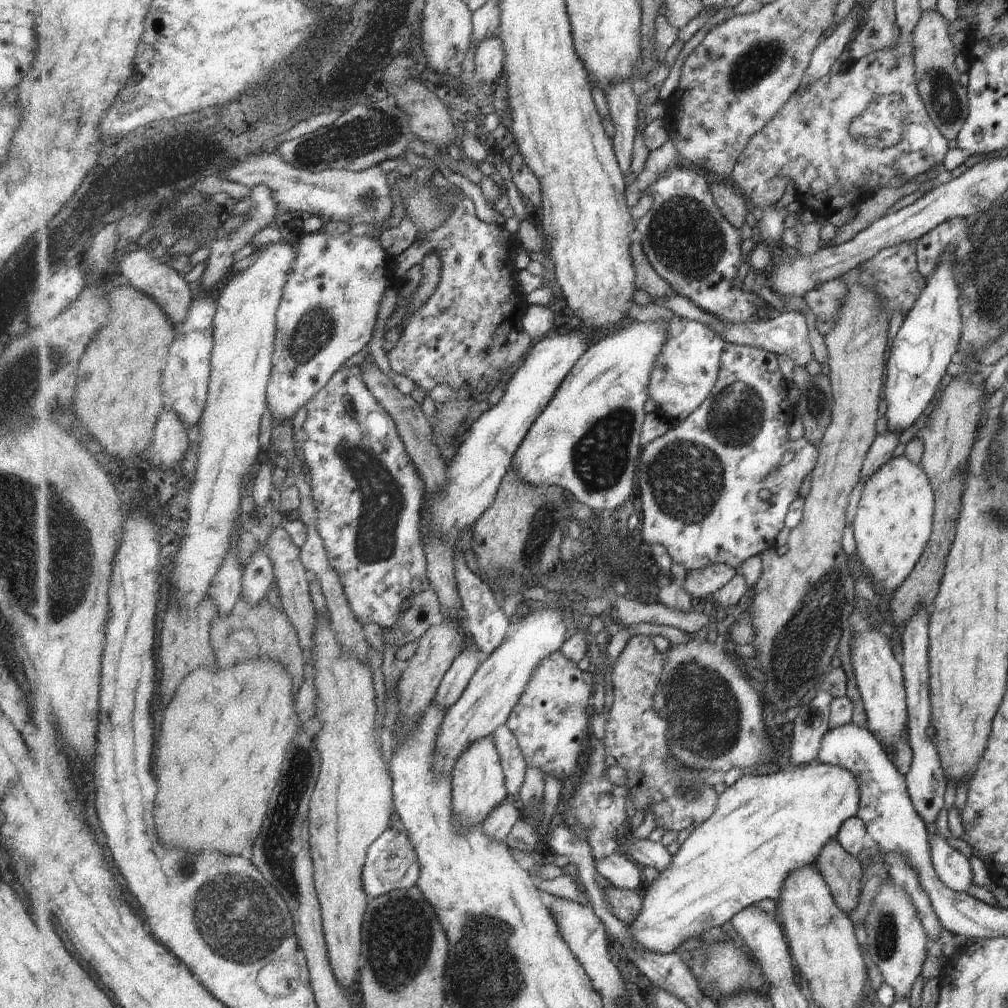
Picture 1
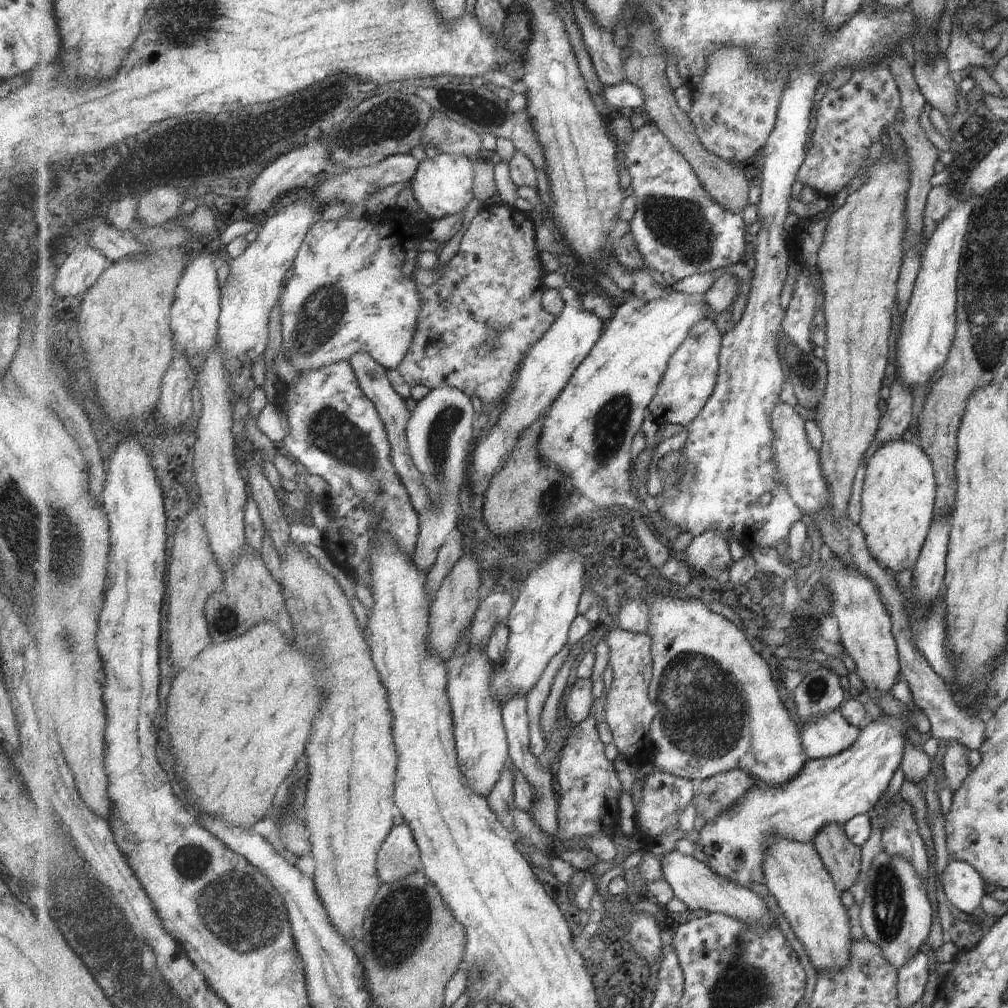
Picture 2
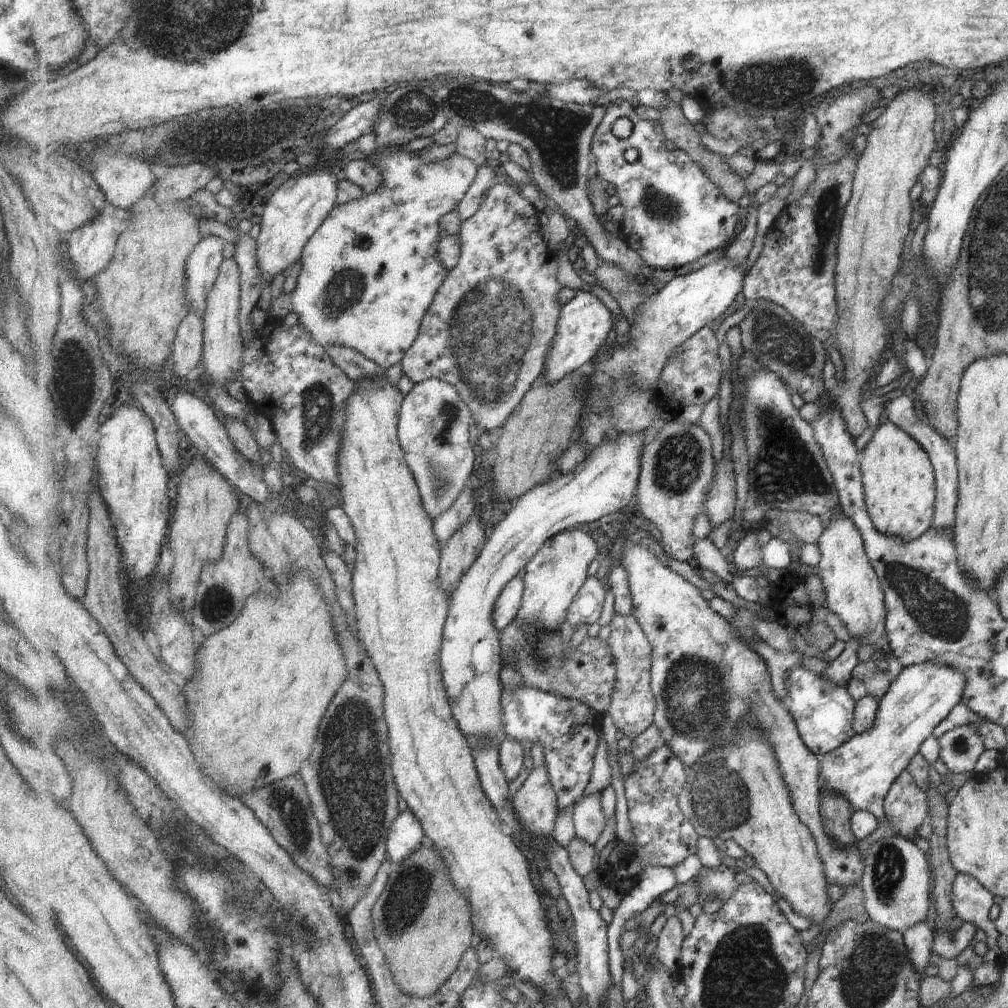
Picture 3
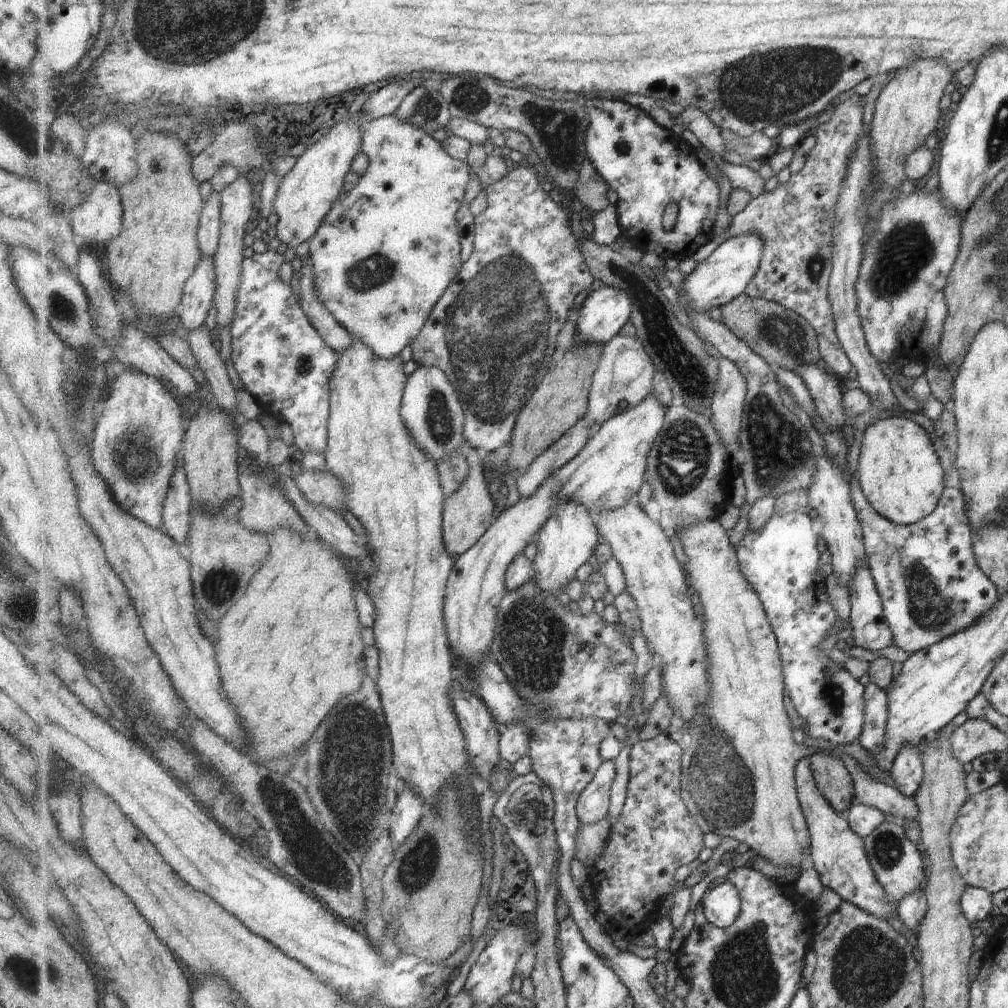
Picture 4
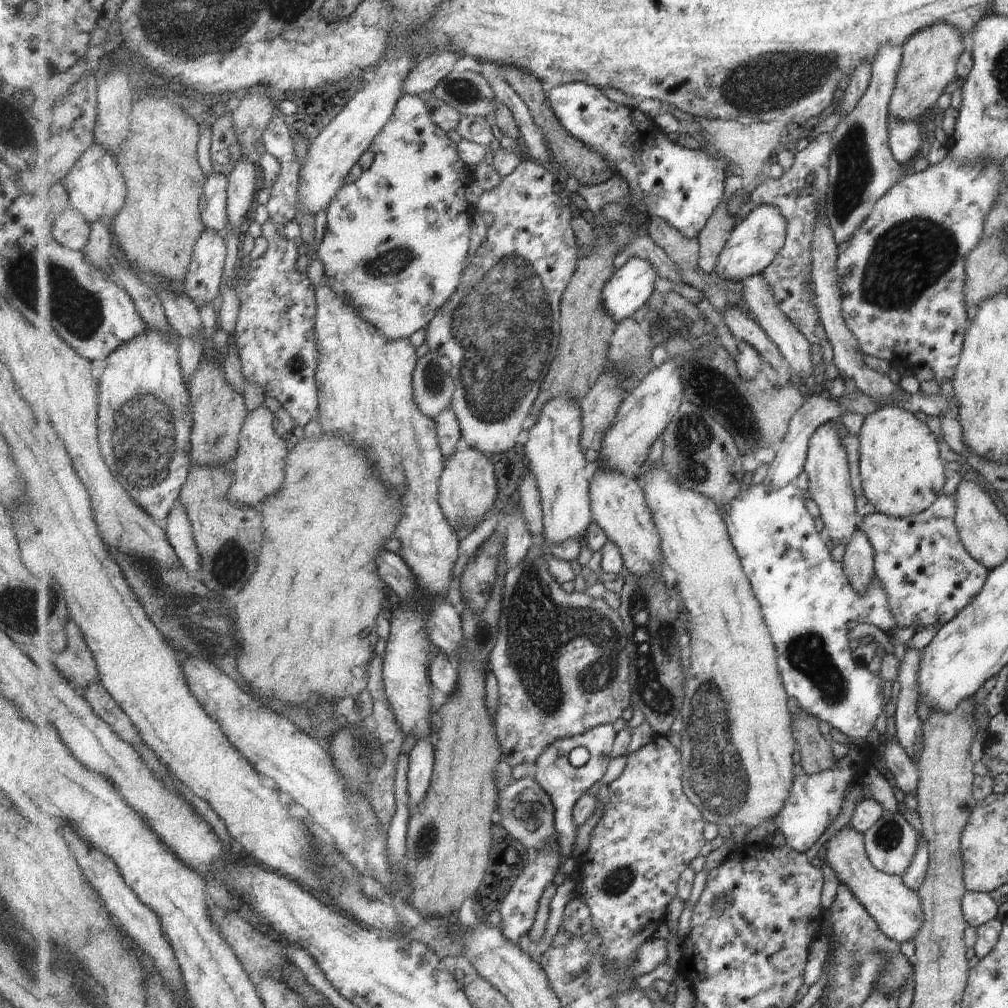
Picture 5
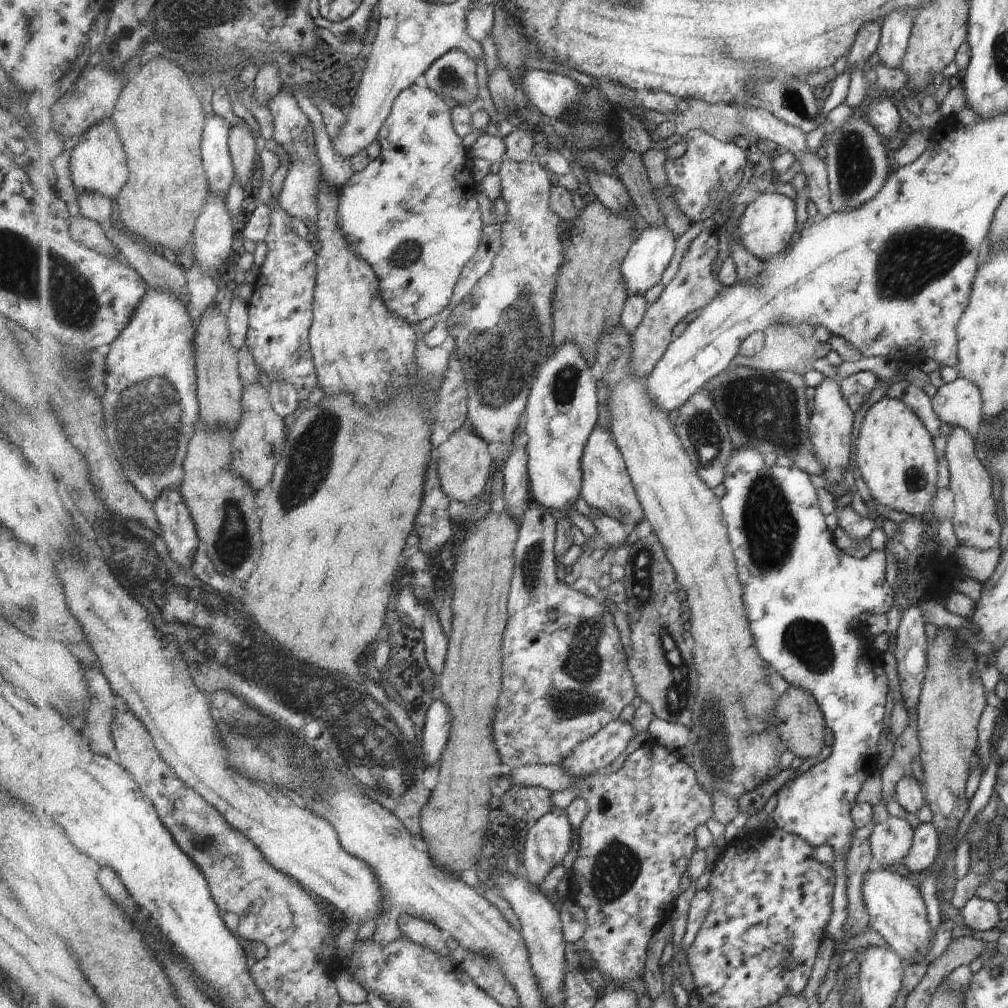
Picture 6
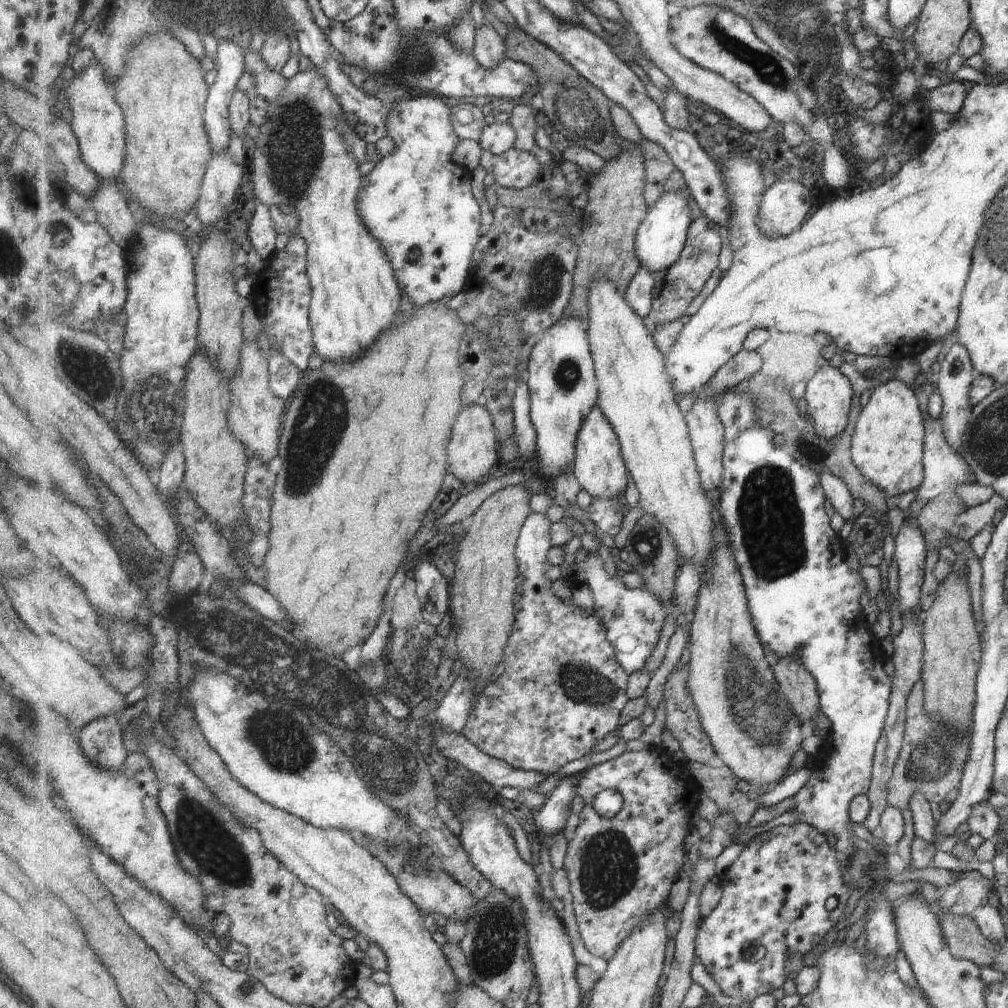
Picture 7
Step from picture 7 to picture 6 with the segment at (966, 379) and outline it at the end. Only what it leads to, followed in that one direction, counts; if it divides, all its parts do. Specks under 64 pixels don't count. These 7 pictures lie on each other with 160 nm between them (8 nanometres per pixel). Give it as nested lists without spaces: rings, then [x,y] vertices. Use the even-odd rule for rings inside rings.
[[[949,426],[950,433],[946,435],[945,460],[949,470],[948,490],[953,494],[953,534],[961,546],[969,546],[975,550],[989,550],[989,548],[999,548],[1000,524],[997,521],[993,504],[990,476],[987,471],[975,458],[973,452],[973,437],[959,428],[959,426]]]

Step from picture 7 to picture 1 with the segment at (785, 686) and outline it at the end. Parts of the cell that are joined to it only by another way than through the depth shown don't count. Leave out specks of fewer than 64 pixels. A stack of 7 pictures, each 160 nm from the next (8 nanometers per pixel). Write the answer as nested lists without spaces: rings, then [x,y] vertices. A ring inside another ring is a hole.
[[[830,838],[815,862],[829,885],[836,905],[845,913],[859,904],[862,869],[859,857],[851,856],[835,838]]]

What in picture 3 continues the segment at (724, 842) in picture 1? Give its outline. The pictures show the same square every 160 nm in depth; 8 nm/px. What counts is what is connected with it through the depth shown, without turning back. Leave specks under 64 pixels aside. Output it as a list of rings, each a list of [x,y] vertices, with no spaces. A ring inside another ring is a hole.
[[[921,662],[901,668],[878,700],[873,722],[865,732],[855,734],[848,742],[821,757],[822,790],[841,794],[852,804],[852,811],[867,810],[883,823],[883,803],[895,778],[918,753],[919,745],[931,730],[961,702],[967,678],[937,662]]]

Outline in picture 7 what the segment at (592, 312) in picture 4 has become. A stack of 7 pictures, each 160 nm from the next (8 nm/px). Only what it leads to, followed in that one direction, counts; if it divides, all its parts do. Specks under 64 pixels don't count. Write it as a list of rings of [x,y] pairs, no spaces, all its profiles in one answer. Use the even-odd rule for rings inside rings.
[[[677,188],[675,192],[665,192],[661,200],[649,208],[648,217],[641,224],[636,240],[640,266],[647,266],[647,270],[653,270],[653,272],[657,270],[666,272],[679,261],[688,242],[690,227],[694,222],[688,196],[692,197],[692,194],[685,195]]]

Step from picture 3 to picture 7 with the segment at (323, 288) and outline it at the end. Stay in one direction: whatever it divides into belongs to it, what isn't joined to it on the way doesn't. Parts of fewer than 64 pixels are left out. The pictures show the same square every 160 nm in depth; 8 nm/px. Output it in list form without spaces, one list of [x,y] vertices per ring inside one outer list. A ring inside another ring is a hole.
[[[408,93],[400,102],[393,104],[393,108],[389,110],[389,116],[387,116],[387,132],[389,137],[395,142],[395,152],[389,154],[387,158],[382,158],[381,162],[378,162],[374,169],[365,176],[364,186],[361,189],[360,194],[360,208],[361,218],[365,218],[365,226],[369,226],[369,230],[373,232],[381,240],[381,244],[385,246],[385,252],[389,254],[389,262],[393,262],[394,275],[397,278],[400,290],[417,306],[425,306],[429,302],[437,302],[445,298],[445,296],[457,296],[461,294],[461,290],[465,288],[465,282],[469,278],[469,268],[472,268],[473,254],[477,249],[477,244],[481,241],[481,206],[477,202],[477,198],[473,196],[471,192],[471,180],[469,178],[469,172],[464,168],[456,164],[452,160],[453,152],[457,149],[457,144],[460,142],[460,136],[456,134],[455,128],[452,124],[453,113],[452,106],[447,104],[447,101],[441,97],[433,96],[419,96],[416,93]]]

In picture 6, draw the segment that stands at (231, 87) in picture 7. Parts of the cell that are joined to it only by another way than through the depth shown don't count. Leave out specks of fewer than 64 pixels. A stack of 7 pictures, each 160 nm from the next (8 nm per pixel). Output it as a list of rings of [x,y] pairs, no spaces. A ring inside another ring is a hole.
[[[212,112],[205,120],[204,138],[202,139],[202,156],[205,172],[209,178],[210,194],[225,196],[235,178],[235,166],[229,147],[229,122]]]

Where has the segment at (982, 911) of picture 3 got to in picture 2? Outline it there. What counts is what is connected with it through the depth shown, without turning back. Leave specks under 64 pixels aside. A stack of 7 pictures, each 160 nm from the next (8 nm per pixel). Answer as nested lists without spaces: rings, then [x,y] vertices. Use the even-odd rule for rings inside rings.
[[[948,858],[939,881],[952,907],[969,916],[979,910],[985,891],[980,874],[969,863]]]

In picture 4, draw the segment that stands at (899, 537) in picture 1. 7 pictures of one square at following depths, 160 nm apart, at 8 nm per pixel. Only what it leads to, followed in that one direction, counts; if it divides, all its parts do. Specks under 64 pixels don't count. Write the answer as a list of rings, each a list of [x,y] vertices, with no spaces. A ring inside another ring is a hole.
[[[886,417],[867,424],[857,462],[858,486],[877,514],[893,524],[907,525],[933,512],[945,488],[943,466],[922,426],[903,418]]]

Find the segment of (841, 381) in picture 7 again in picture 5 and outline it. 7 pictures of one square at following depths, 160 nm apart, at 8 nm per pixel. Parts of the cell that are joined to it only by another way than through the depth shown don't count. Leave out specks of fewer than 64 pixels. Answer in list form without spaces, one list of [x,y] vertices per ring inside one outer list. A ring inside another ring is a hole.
[[[839,421],[824,423],[811,436],[804,472],[808,475],[808,491],[820,510],[820,524],[826,527],[833,543],[845,546],[855,532],[855,522],[853,522],[855,508],[853,508],[853,492],[849,486],[845,448],[841,446],[841,440],[837,434],[837,424],[839,423]]]

